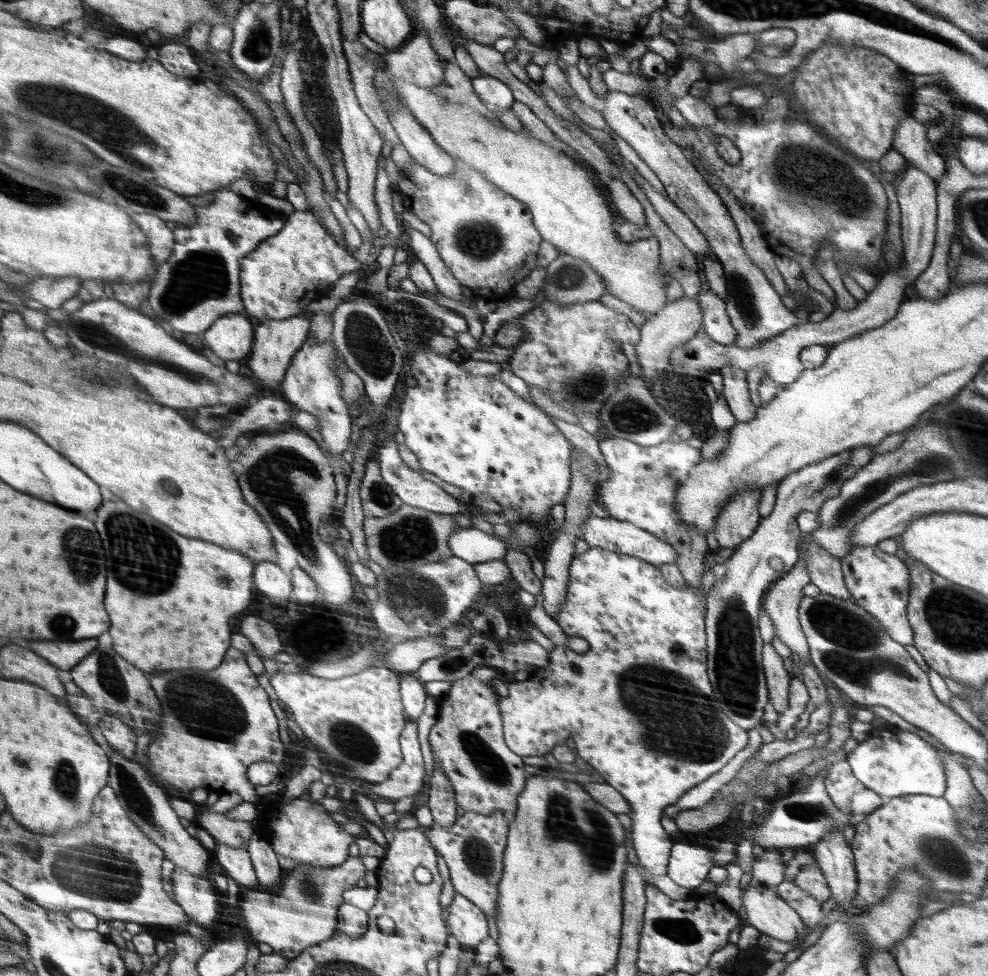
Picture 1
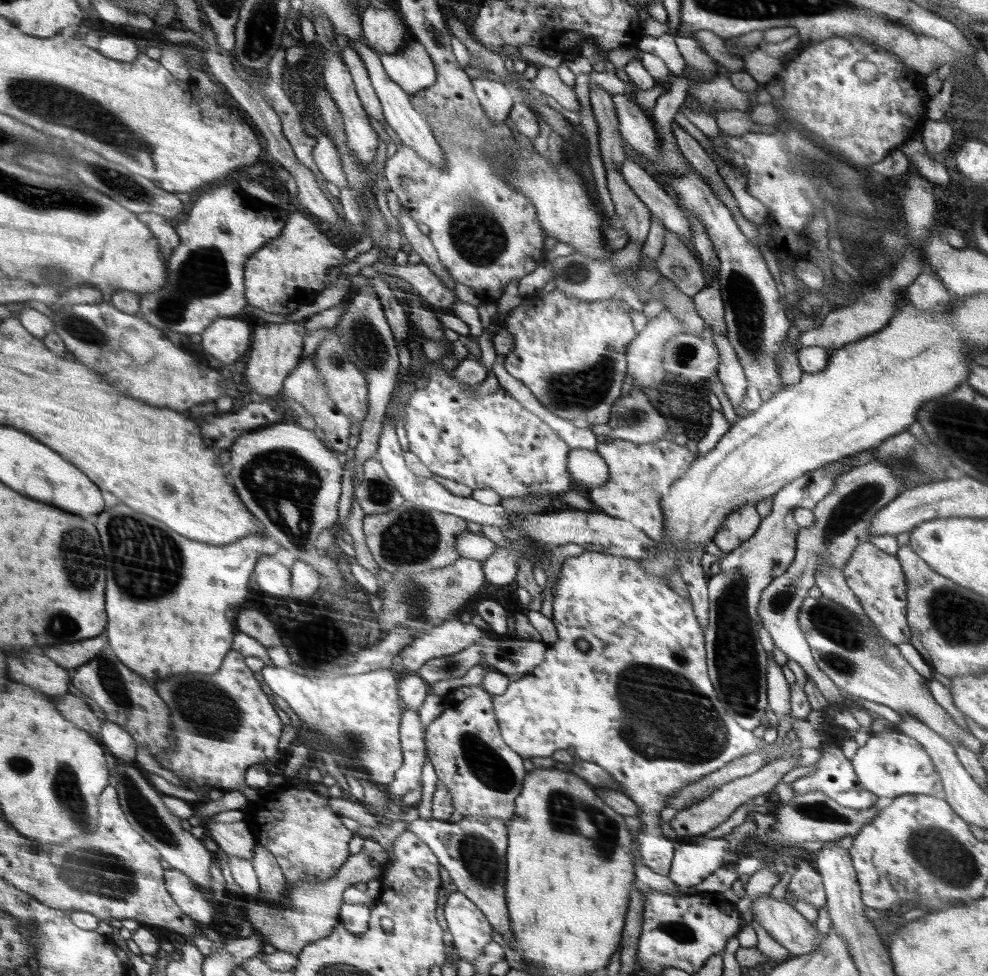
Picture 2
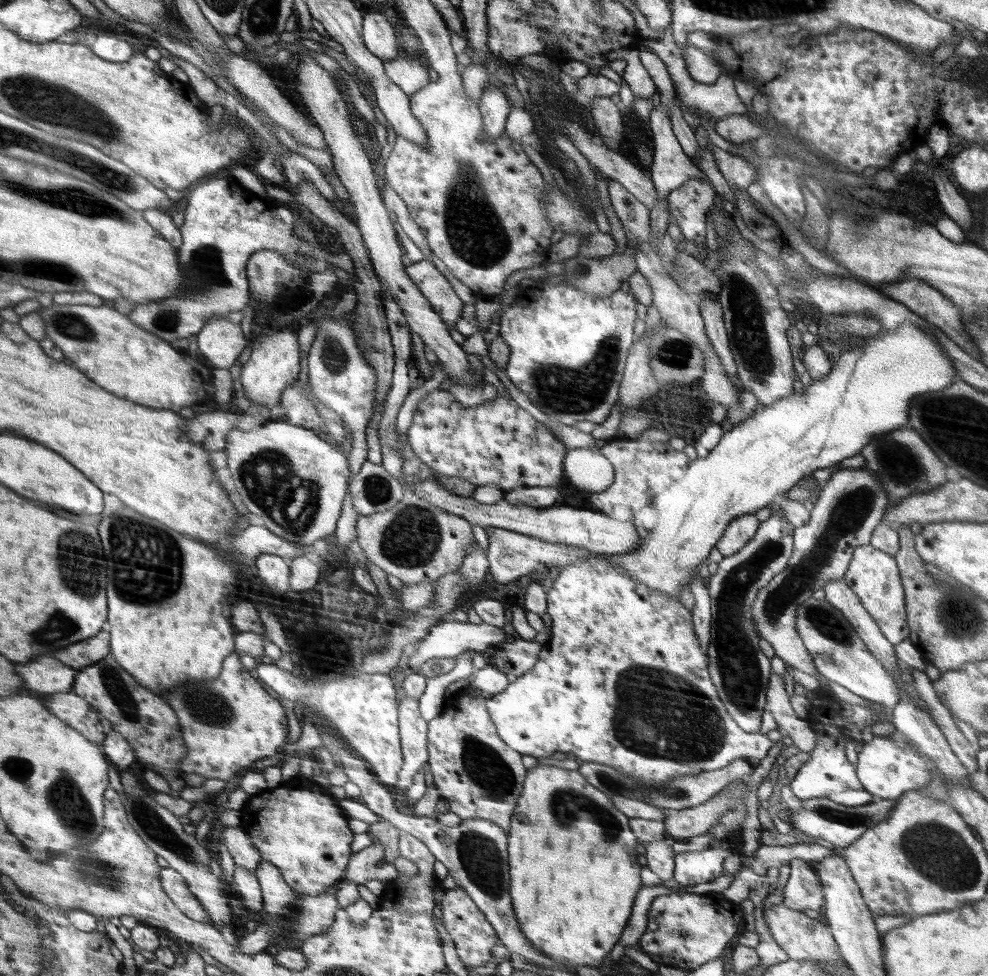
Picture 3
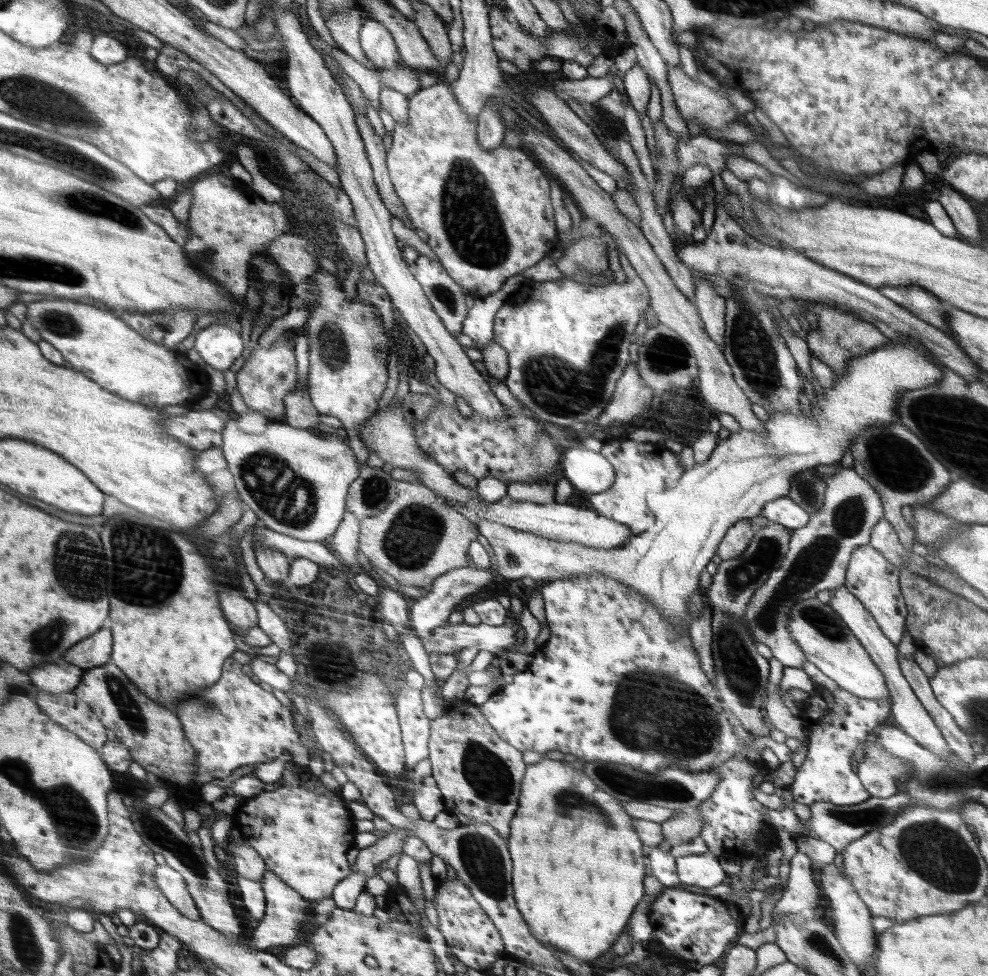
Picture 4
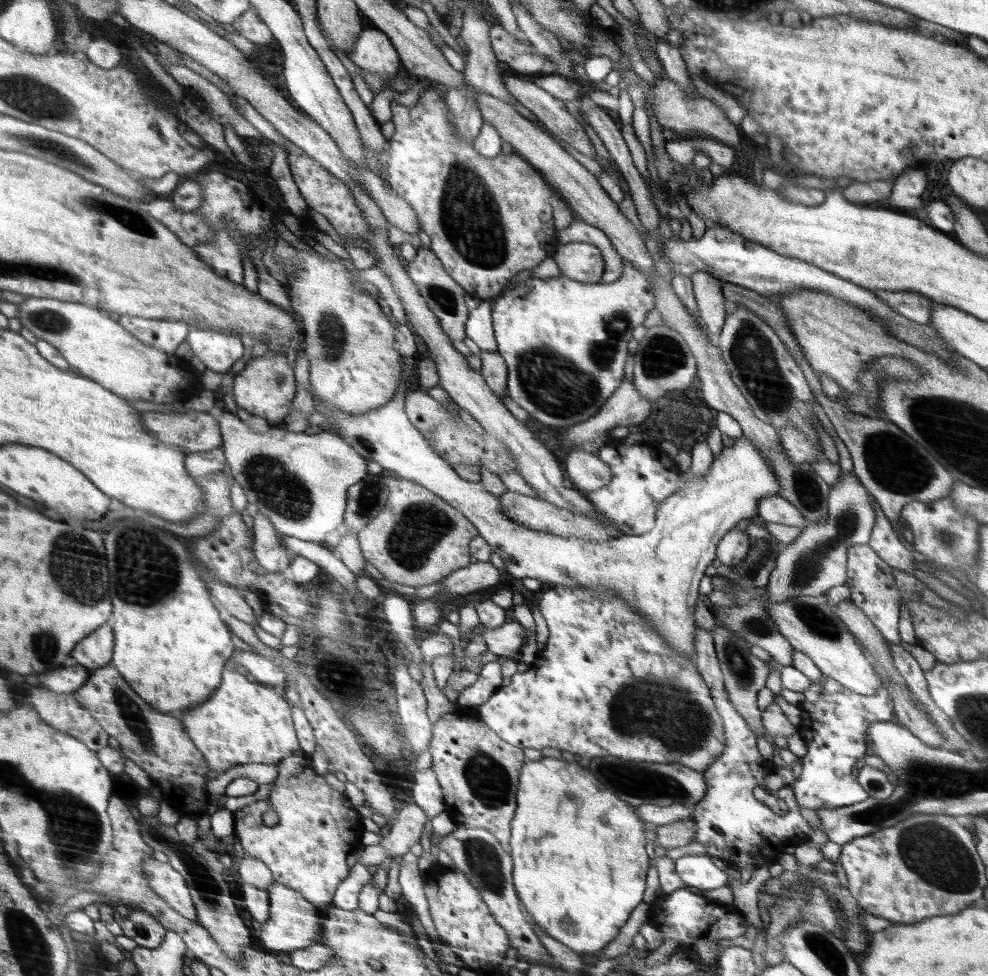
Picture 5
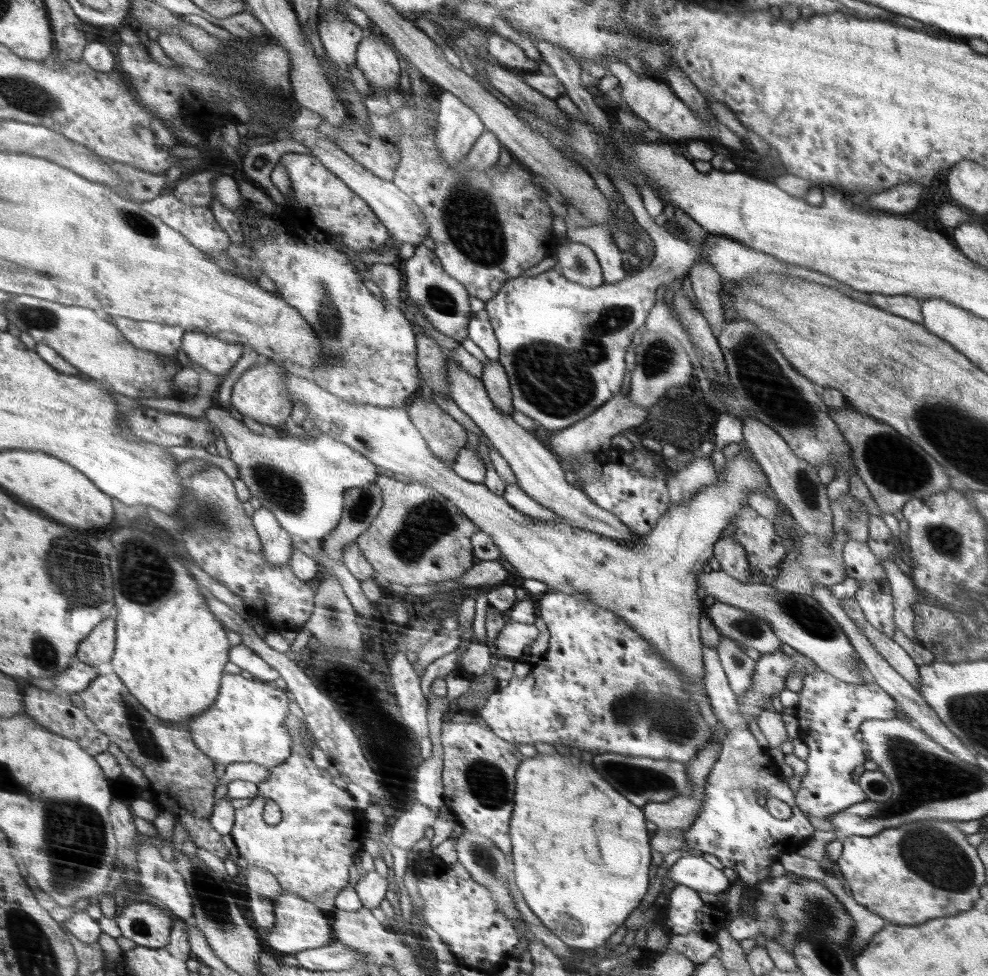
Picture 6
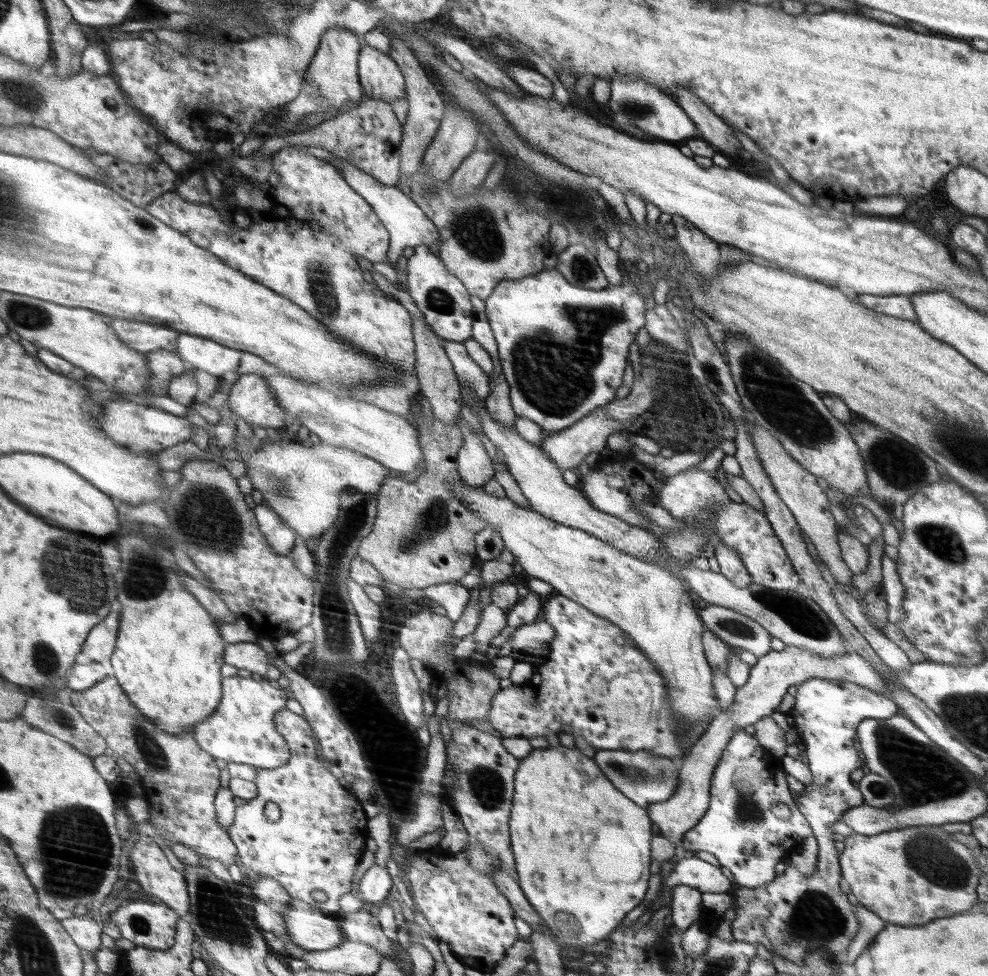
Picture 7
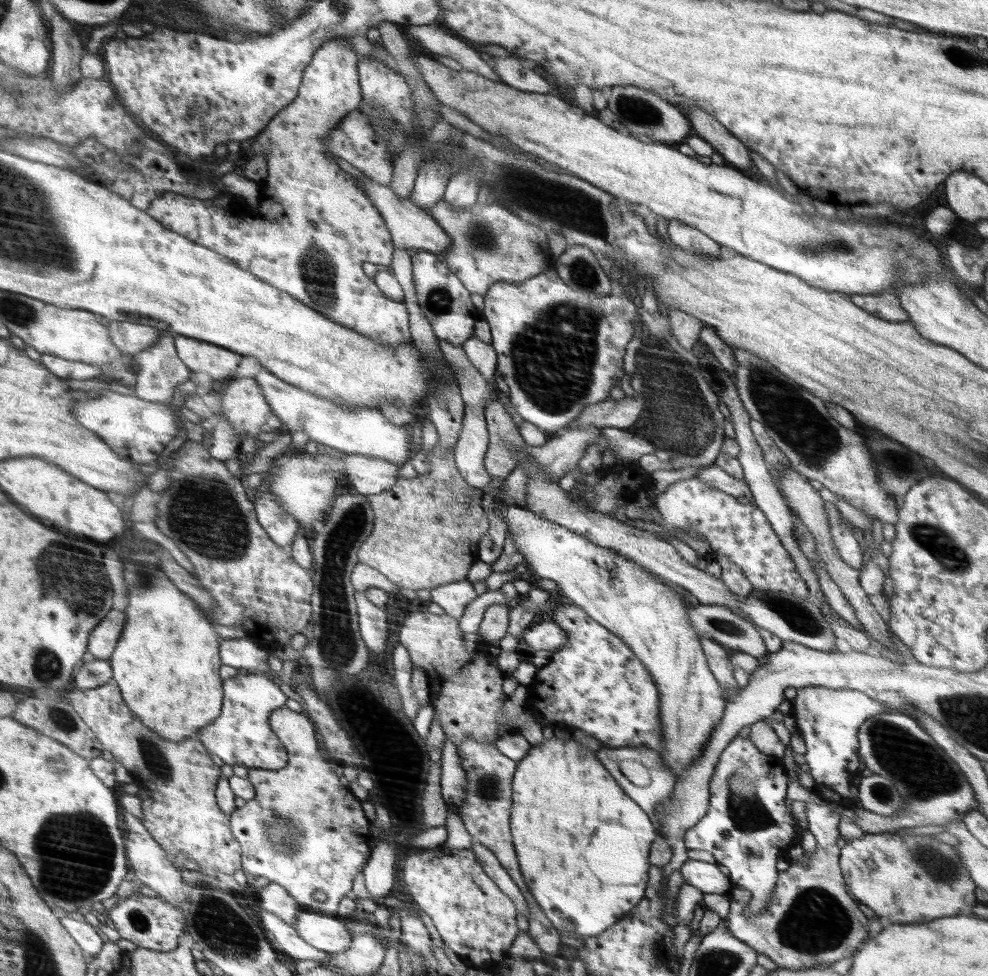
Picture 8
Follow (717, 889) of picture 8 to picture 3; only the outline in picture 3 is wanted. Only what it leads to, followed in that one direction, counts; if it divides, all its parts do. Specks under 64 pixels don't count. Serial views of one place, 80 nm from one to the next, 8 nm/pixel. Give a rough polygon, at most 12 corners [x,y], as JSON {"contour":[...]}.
{"contour":[[730,844],[678,854],[674,880],[696,886],[716,880]]}

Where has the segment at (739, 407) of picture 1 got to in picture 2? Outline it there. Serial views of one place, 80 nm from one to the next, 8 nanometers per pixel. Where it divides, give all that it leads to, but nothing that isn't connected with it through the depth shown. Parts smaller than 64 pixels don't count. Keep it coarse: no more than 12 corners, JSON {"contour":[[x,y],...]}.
{"contour":[[711,333],[720,357],[717,376],[739,407],[746,375],[729,340]]}

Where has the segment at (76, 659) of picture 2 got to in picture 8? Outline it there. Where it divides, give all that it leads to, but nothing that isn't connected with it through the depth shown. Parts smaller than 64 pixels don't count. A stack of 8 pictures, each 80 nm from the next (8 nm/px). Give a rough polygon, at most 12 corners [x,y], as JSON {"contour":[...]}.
{"contour":[[110,611],[90,635],[90,659],[107,660],[128,618]]}

